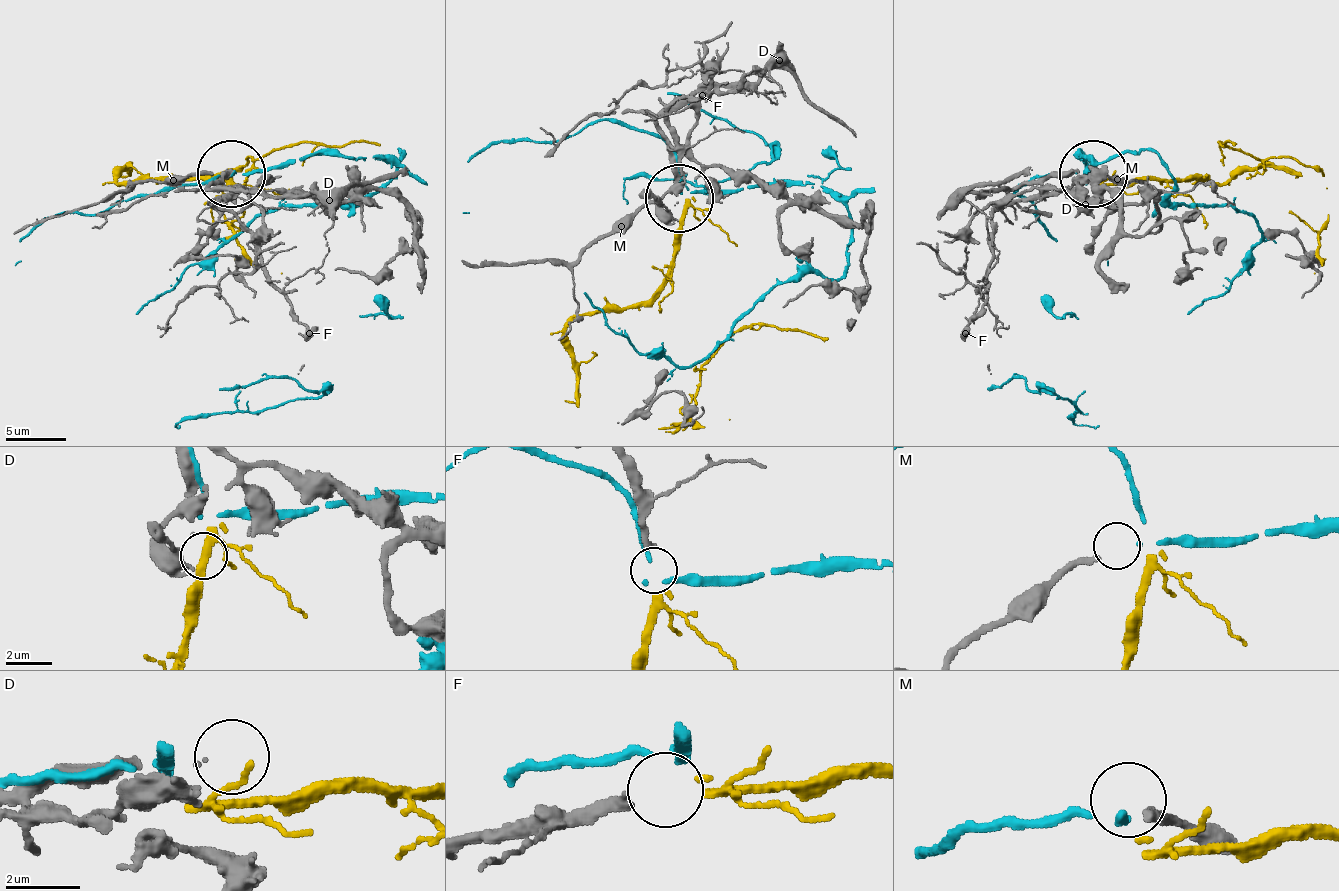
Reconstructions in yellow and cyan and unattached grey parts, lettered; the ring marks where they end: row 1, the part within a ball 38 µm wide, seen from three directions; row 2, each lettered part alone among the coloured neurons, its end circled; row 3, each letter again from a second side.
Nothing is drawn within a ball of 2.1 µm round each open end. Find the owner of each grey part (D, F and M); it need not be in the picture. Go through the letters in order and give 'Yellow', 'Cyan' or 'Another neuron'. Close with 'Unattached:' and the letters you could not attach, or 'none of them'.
D: Another neuron
F: Yellow
M: Cyan
Unattached: D

